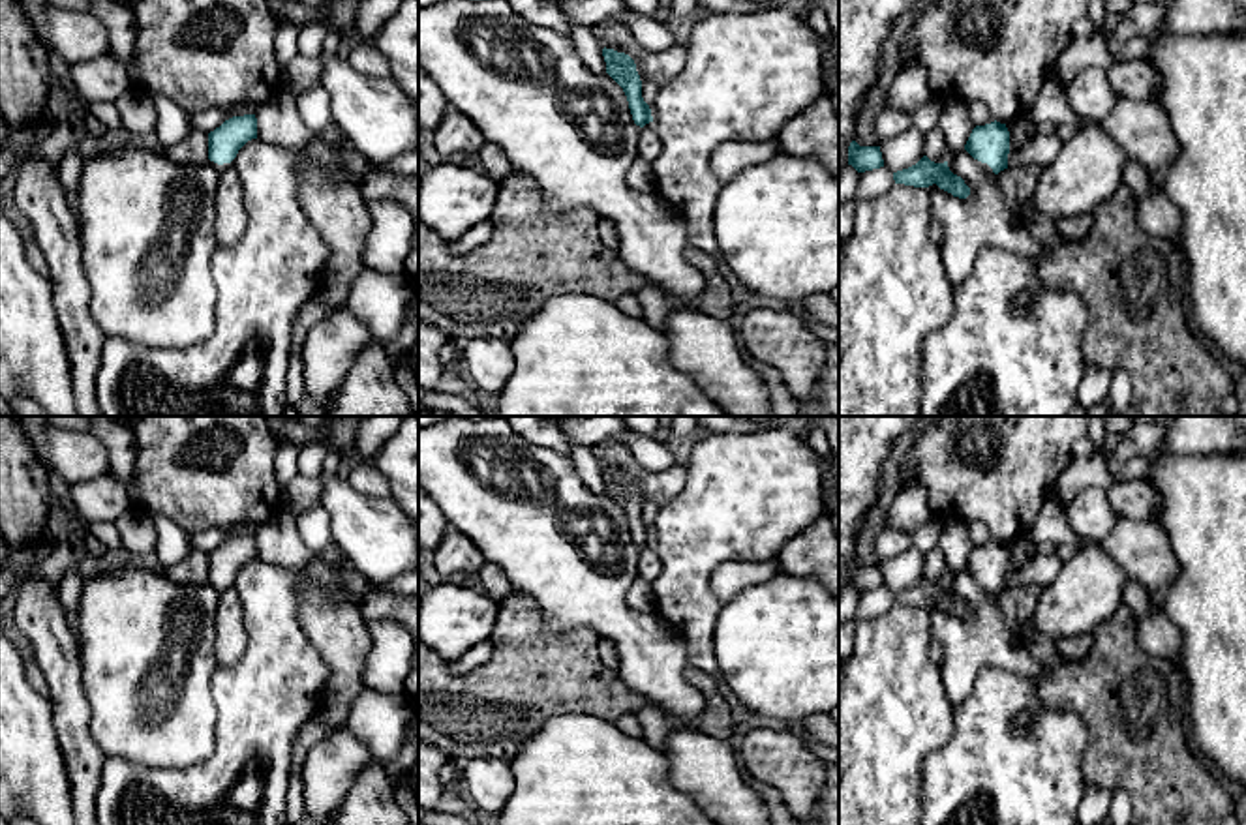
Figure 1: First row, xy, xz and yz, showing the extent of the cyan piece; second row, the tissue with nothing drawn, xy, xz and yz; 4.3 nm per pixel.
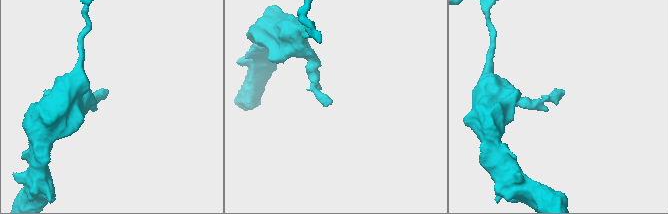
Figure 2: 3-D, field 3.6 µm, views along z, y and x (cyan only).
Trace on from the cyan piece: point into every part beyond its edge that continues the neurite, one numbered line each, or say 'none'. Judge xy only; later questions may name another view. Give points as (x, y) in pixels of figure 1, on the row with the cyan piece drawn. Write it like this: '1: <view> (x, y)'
none

